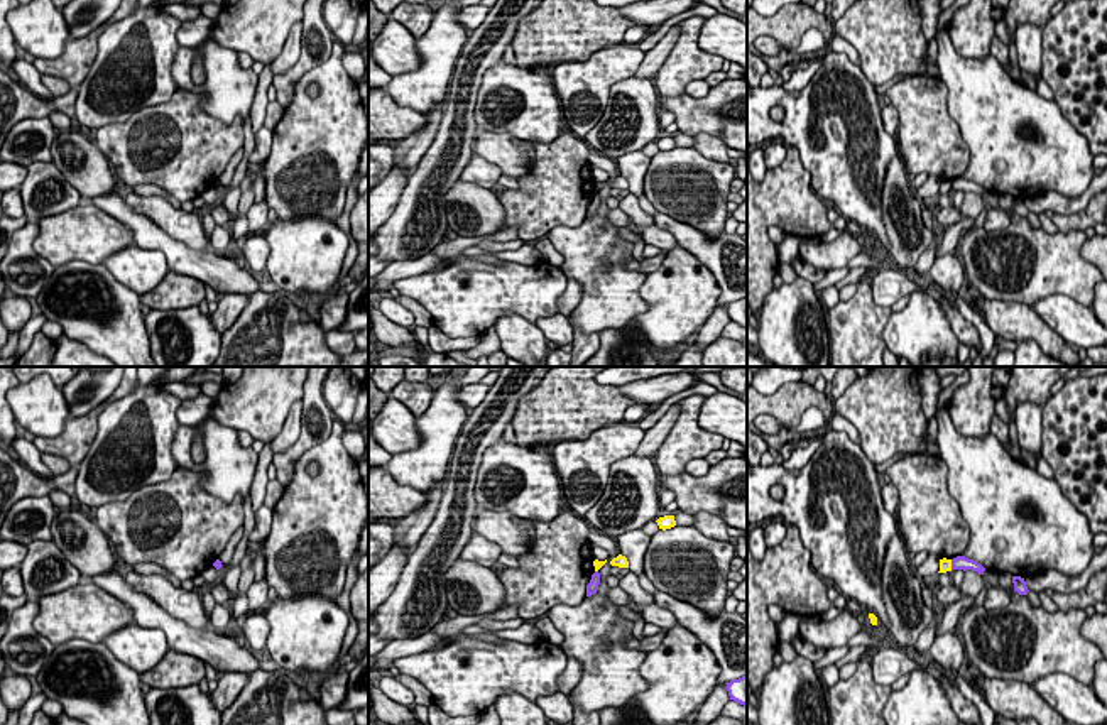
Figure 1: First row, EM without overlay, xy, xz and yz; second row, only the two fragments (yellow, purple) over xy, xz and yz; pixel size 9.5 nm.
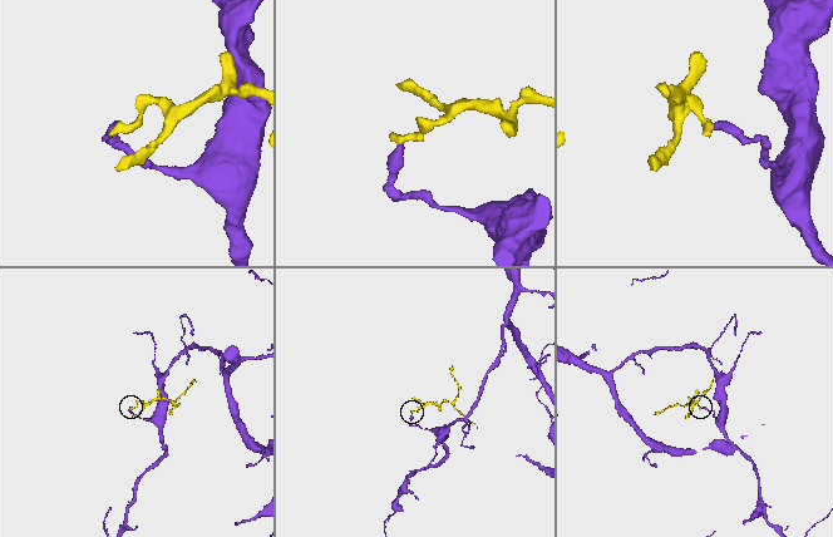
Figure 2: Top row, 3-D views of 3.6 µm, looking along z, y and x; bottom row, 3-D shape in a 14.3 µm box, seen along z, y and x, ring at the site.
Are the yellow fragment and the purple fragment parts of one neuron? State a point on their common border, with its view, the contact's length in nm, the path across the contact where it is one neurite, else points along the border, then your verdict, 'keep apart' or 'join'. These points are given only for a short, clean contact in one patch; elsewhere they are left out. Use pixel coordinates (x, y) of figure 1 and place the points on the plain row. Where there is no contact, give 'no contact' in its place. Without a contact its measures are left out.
meets yellow in yz at (950, 186); contact 100 nm long; border along yz (950, 181), (952, 190); keep apart

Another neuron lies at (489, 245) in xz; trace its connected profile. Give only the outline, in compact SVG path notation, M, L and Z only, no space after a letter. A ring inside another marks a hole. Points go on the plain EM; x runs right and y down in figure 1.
M482 240L475 247L488 253L497 253L497 252L505 252L505 250L519 250L522 245L524 245L522 240L510 240L510 242Z

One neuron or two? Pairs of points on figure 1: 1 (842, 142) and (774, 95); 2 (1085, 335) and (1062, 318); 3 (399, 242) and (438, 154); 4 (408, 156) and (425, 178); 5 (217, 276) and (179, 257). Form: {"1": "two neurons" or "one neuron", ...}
{"1": "one neuron", "2": "one neuron", "3": "one neuron", "4": "one neuron", "5": "one neuron"}

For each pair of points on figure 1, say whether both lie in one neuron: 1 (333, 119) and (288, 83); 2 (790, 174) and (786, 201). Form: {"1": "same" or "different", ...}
{"1": "different", "2": "same"}

